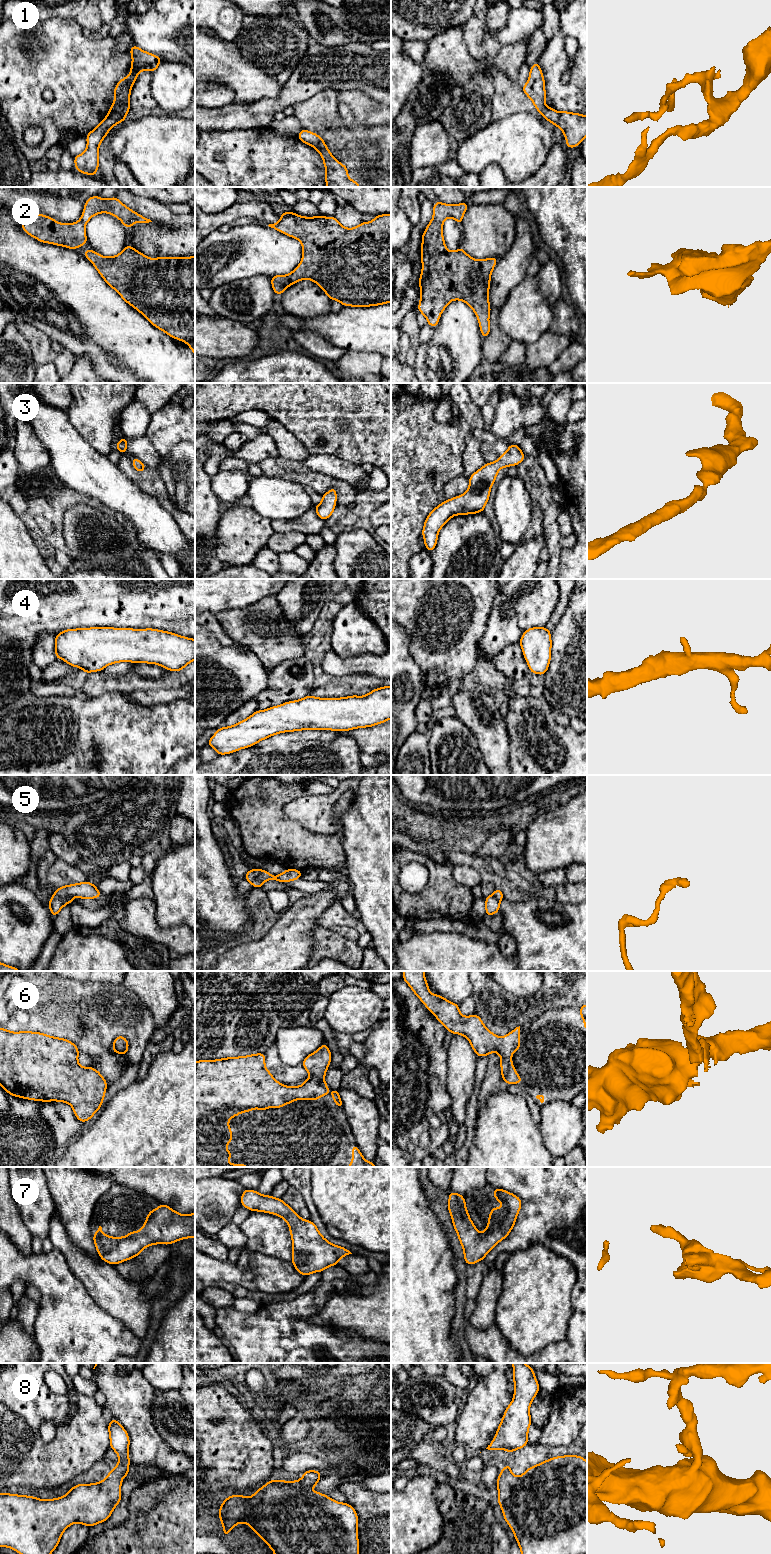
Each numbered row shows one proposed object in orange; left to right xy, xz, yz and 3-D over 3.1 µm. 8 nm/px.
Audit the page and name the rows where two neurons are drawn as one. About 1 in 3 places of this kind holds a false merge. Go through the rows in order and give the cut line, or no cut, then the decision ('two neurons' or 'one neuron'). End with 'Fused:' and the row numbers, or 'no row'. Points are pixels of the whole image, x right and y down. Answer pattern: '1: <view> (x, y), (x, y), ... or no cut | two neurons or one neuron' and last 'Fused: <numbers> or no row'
1: xy (128, 109), (123, 109), (107, 116) | two neurons
2: no cut | one neuron
3: no cut | one neuron
4: no cut | one neuron
5: xy (55, 892), (59, 897), (71, 897) | two neurons
6: no cut | one neuron
7: no cut | one neuron
8: no cut | one neuron
Fused: 1, 5

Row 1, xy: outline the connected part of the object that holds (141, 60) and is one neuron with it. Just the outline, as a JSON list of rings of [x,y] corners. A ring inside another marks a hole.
[[[134,44],[129,51],[132,56],[130,74],[127,77],[122,78],[115,86],[115,100],[112,103],[107,116],[120,113],[123,110],[129,110],[130,93],[138,74],[143,70],[154,72],[162,61],[160,57],[141,50]]]

